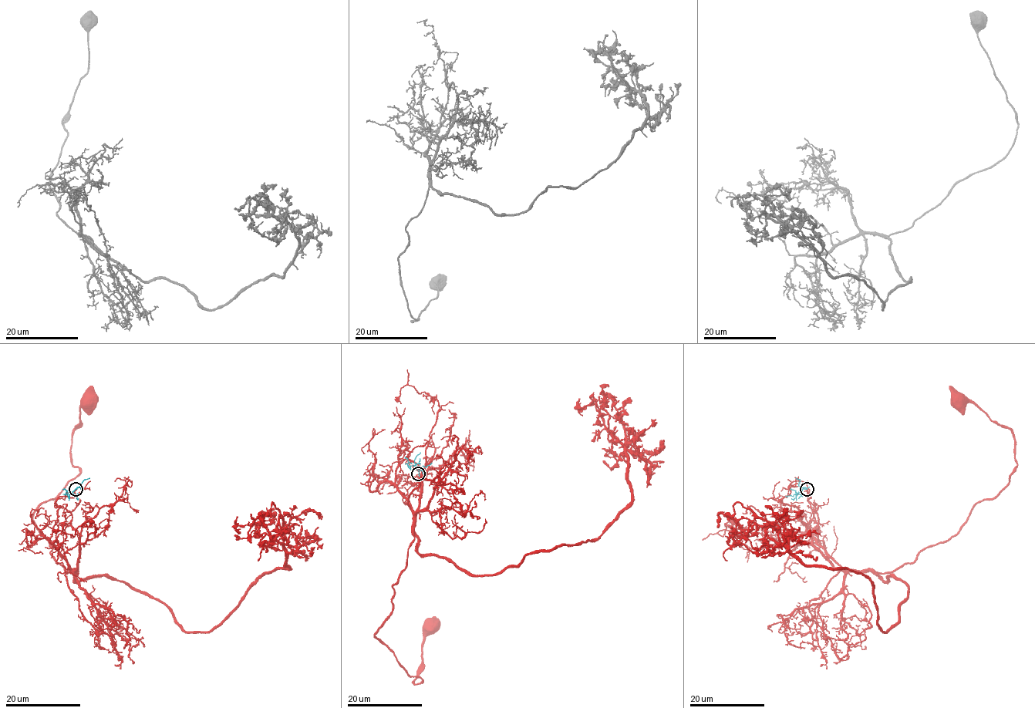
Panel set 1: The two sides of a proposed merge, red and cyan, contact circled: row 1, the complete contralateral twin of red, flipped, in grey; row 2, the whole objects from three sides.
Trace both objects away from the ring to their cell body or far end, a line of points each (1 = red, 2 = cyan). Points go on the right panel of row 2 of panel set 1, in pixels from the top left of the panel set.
1: (807, 490), (817, 543), (845, 569), (891, 573), (912, 562), (957, 532), (1017, 464), (1013, 433), (959, 401)
2: (807, 489), (792, 496), (785, 496)

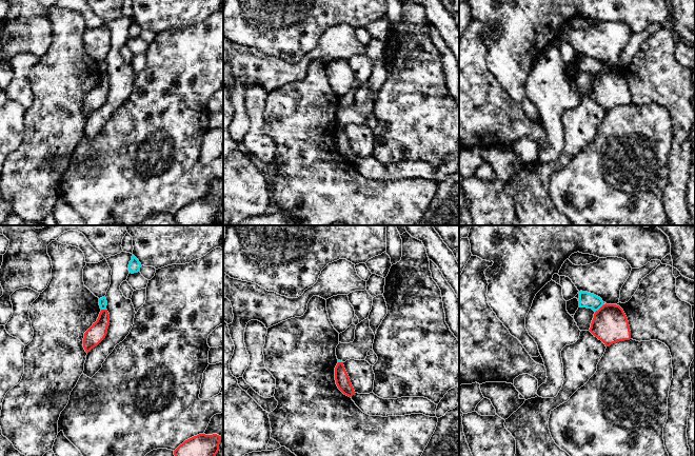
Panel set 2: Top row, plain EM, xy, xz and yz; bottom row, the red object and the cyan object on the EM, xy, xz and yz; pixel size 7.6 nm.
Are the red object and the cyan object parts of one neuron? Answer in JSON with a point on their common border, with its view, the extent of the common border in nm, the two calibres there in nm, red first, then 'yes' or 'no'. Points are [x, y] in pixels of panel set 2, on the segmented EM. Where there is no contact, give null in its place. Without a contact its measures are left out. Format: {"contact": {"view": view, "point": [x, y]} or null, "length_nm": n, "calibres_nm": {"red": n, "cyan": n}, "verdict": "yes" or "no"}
{"contact": {"view": "yz", "point": [600, 308]}, "length_nm": 90, "calibres_nm": {"red": 280, "cyan": 120}, "verdict": "no"}

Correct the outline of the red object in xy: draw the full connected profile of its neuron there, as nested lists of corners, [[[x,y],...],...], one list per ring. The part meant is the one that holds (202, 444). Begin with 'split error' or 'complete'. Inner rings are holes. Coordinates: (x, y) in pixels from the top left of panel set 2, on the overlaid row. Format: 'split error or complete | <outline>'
complete | [[[199,434],[180,444],[175,456],[216,456],[219,451],[221,436],[217,434]]]

